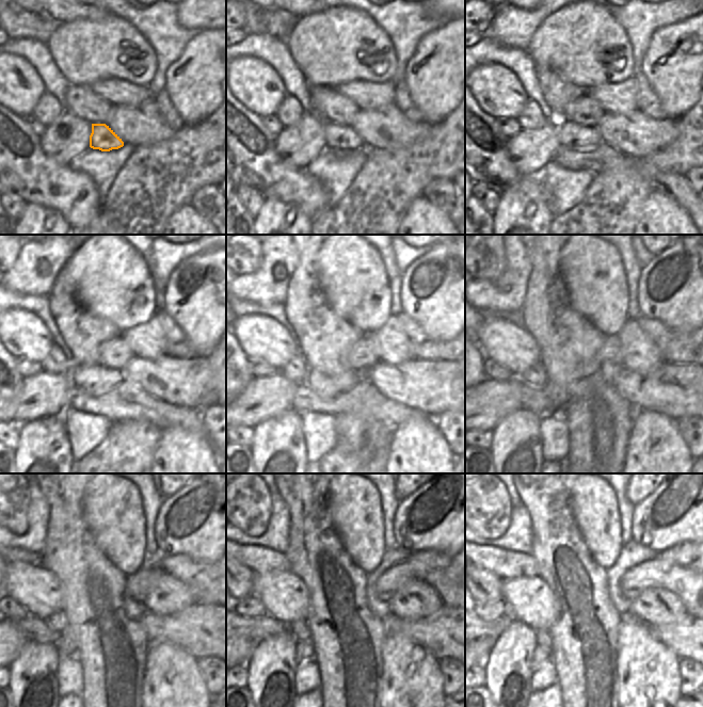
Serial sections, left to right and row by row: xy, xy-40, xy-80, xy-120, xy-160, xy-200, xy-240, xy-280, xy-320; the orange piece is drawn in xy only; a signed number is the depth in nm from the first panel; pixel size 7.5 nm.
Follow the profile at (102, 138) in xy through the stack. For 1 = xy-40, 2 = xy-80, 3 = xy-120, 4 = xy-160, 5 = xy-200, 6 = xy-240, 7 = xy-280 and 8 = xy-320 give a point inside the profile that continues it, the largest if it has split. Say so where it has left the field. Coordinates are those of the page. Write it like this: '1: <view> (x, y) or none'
1: xy-40 (344, 138)
2: xy-80 (572, 135)
3: xy-120 (94, 380)
4: xy-160 (324, 386)
5: xy-200 (558, 395)
6: xy-240 (66, 646)
7: xy-280 (304, 649)
8: xy-320 (540, 654)

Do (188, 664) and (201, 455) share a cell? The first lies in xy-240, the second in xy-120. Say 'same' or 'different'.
same

